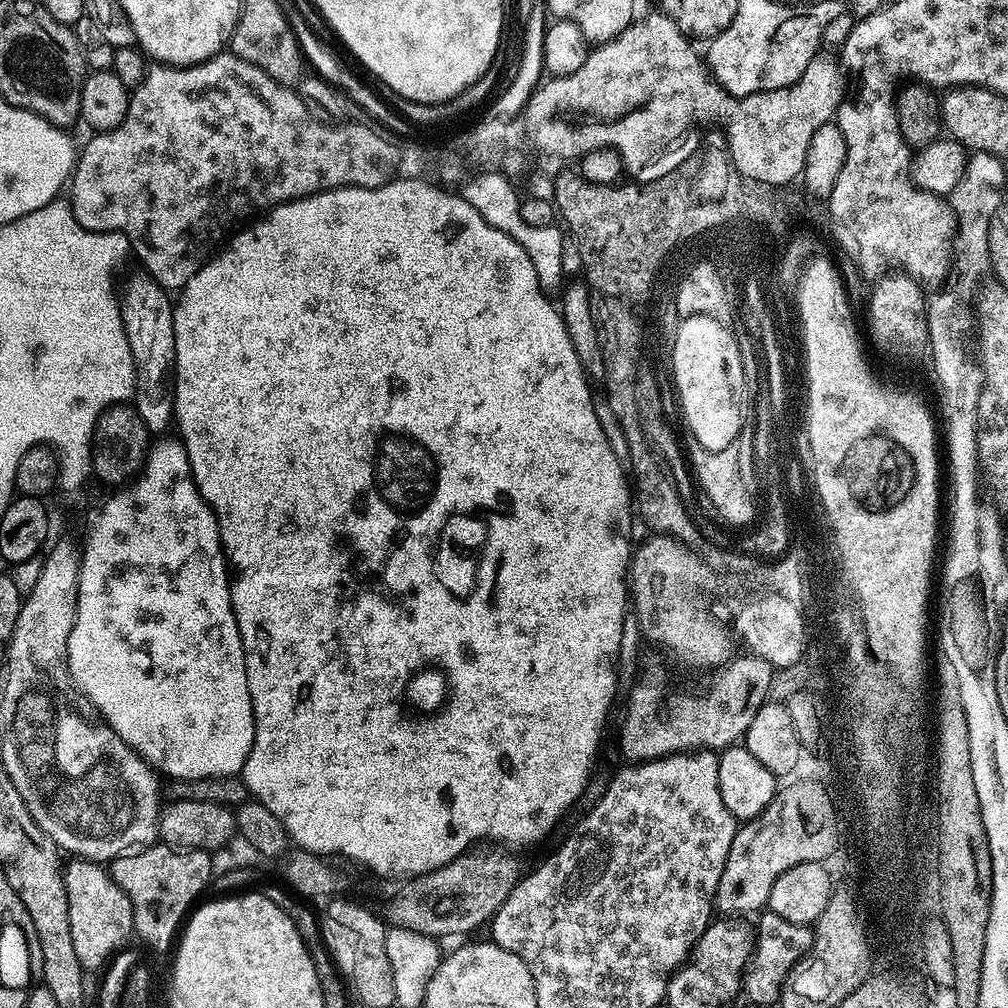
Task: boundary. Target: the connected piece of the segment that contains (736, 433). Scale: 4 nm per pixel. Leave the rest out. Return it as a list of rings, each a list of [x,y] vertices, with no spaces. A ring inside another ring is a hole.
[[[709,316],[683,320],[674,338],[670,376],[683,423],[692,431],[691,439],[697,440],[706,452],[724,451],[740,439],[746,417],[744,374],[738,342],[730,328]]]

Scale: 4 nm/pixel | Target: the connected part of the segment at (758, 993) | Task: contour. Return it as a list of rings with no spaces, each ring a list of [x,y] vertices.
[[[764,910],[759,913],[760,921],[756,924],[756,932],[754,936],[754,948],[756,944],[756,953],[751,953],[750,963],[747,965],[746,971],[742,976],[742,992],[748,995],[748,1000],[752,1004],[770,1004],[775,1005],[780,998],[781,988],[787,974],[791,972],[791,968],[799,962],[799,960],[807,954],[812,945],[813,929],[806,924],[795,924],[794,922],[786,922],[786,918],[778,918],[778,914]]]

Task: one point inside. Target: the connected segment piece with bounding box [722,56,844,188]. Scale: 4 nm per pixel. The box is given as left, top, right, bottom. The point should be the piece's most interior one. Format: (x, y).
(773, 142)

